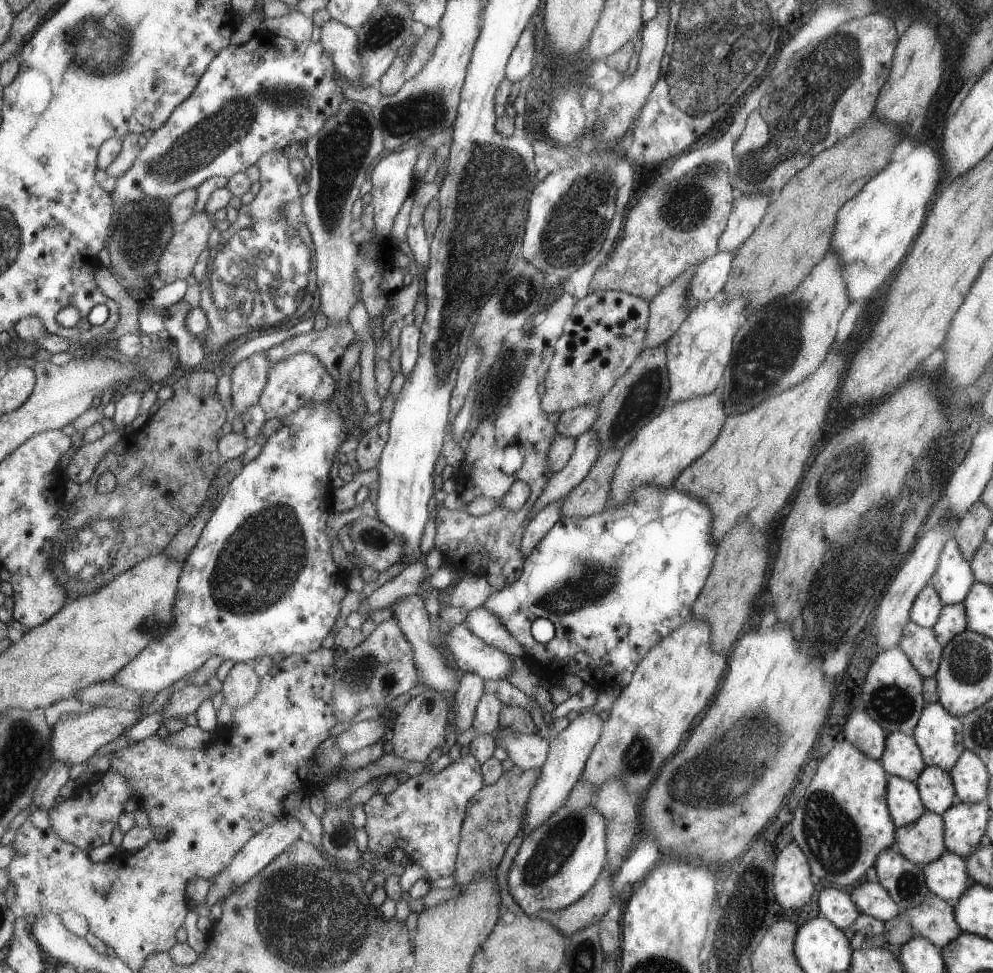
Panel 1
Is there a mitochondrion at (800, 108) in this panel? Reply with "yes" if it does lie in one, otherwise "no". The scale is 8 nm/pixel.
yes

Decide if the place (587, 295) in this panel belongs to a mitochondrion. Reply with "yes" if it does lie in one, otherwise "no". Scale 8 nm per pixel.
no

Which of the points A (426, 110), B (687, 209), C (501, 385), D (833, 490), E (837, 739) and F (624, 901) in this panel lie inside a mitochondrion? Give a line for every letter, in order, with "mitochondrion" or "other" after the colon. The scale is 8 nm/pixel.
A: mitochondrion
B: mitochondrion
C: mitochondrion
D: mitochondrion
E: other
F: other

